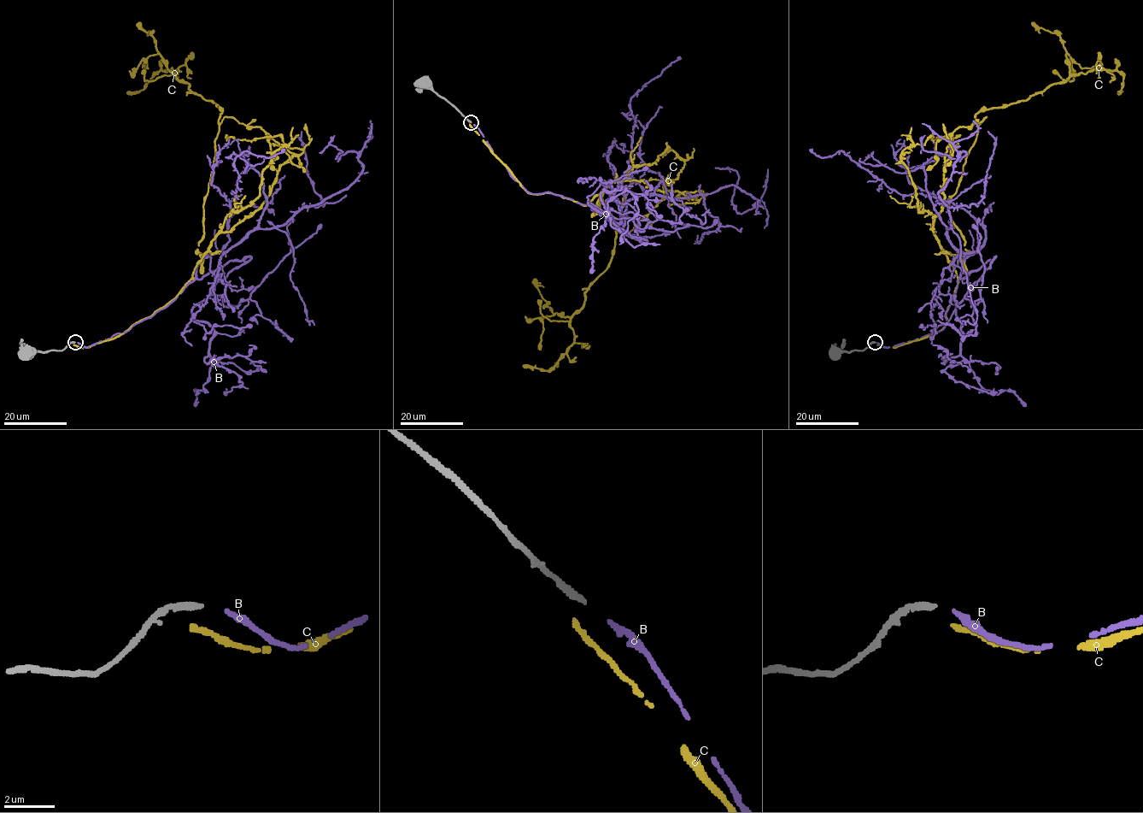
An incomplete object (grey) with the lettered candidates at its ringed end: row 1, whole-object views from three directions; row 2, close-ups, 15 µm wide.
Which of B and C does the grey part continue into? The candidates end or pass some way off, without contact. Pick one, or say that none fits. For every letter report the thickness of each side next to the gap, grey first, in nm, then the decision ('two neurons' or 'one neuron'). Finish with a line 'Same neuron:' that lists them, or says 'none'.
B: calibres 240 and 240 nm; one neuron
C: calibres 240 and 170 nm; two neurons
Same neuron: B

